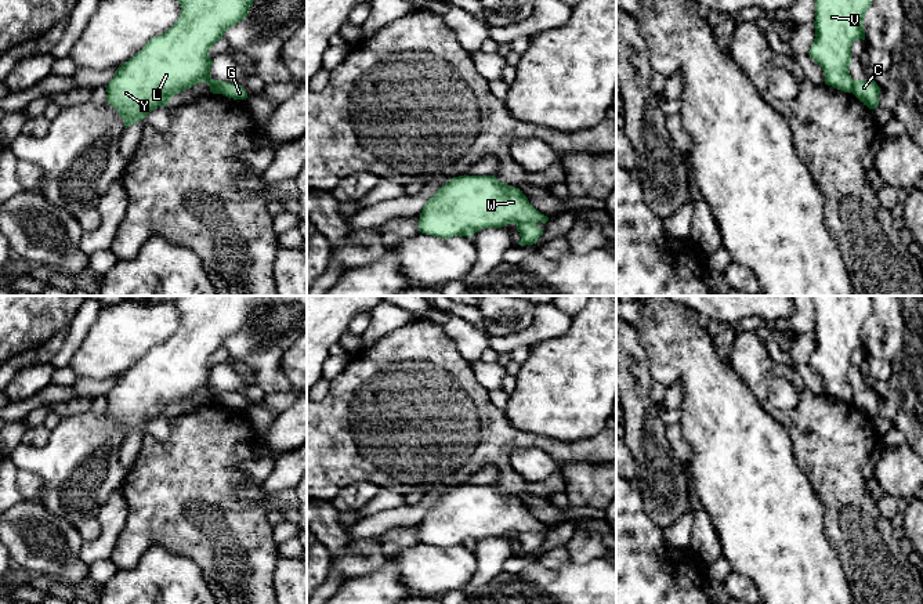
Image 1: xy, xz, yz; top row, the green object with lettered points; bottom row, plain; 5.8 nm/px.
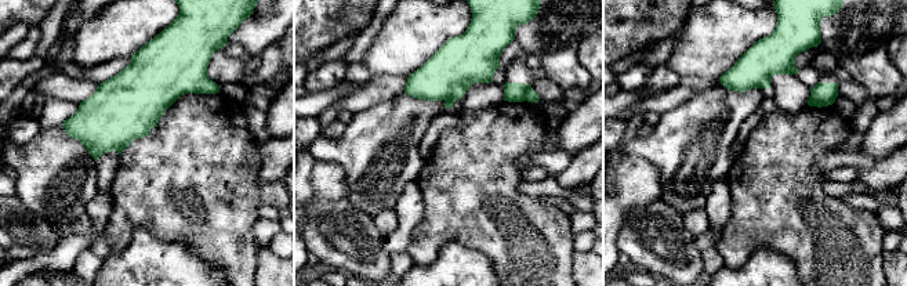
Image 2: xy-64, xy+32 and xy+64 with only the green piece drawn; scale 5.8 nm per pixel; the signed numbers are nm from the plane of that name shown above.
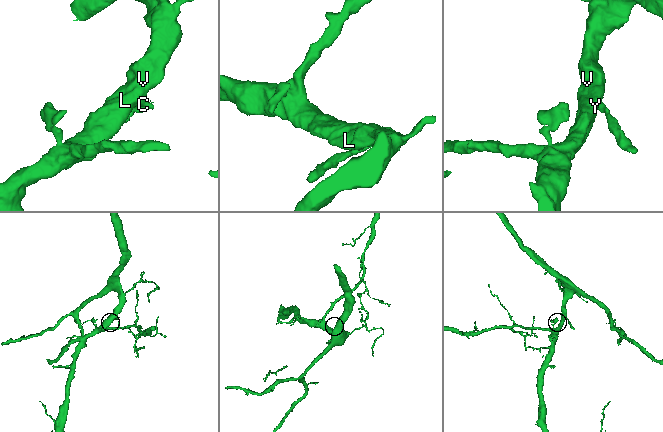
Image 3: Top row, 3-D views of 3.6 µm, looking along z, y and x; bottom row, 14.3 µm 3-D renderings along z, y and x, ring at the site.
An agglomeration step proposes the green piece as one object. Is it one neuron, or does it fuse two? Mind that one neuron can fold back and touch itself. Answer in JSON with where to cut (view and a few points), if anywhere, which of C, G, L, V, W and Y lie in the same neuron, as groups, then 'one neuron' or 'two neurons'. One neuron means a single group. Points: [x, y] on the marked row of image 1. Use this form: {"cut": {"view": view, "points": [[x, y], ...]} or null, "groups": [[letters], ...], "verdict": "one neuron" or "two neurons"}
{"cut": {"view": "xz", "points": [[535, 221], [522, 221], [517, 225]]}, "groups": [["C"], ["G", "L", "V", "W", "Y"]], "verdict": "two neurons"}

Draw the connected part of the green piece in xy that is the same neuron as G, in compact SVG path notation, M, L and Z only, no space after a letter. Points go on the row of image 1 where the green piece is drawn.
M236 82L225 83L217 87L218 93L234 100L246 100L247 93L246 90Z

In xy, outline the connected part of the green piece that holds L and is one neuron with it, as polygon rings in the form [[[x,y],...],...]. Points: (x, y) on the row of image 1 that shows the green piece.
[[[177,0],[181,14],[177,22],[164,33],[152,37],[144,48],[117,68],[106,86],[106,101],[124,120],[124,127],[141,122],[158,106],[167,106],[171,97],[198,83],[213,84],[209,57],[216,41],[225,32],[243,21],[256,0]]]

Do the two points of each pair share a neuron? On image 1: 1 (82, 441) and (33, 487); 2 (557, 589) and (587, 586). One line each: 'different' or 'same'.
1: different
2: same

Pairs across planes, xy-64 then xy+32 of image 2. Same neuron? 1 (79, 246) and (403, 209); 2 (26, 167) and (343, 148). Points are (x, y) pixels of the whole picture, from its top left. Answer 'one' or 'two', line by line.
1: one
2: one

